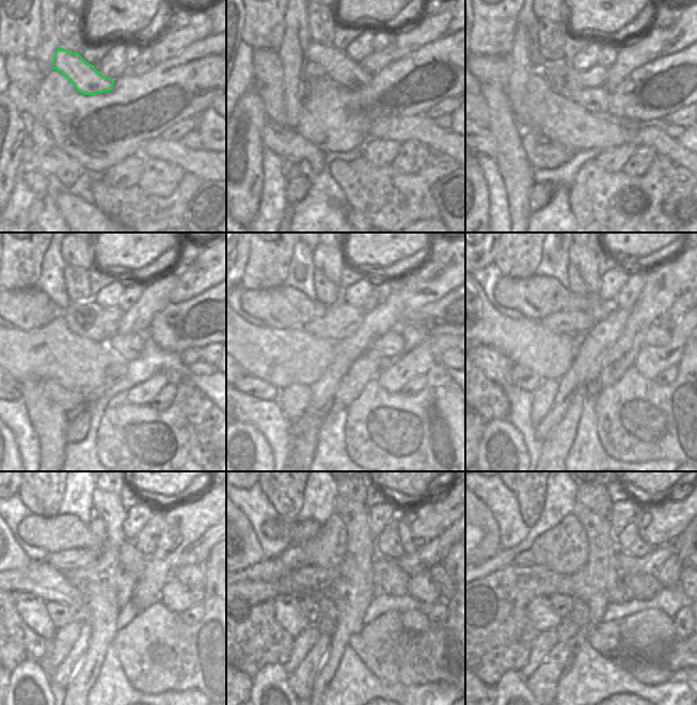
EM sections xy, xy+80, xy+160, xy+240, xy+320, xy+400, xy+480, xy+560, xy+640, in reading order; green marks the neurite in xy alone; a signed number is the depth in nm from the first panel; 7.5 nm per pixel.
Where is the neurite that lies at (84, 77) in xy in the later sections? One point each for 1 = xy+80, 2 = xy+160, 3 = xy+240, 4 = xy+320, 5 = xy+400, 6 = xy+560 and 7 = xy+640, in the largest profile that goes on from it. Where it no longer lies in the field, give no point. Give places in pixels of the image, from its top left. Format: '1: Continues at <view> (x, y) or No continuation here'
1: Continues at xy+80 (335, 65)
2: Continues at xy+160 (598, 100)
3: Continues at xy+240 (128, 347)
4: Continues at xy+320 (406, 336)
5: Continues at xy+400 (659, 335)
6: Continues at xy+560 (438, 573)
7: Continues at xy+640 (682, 574).

